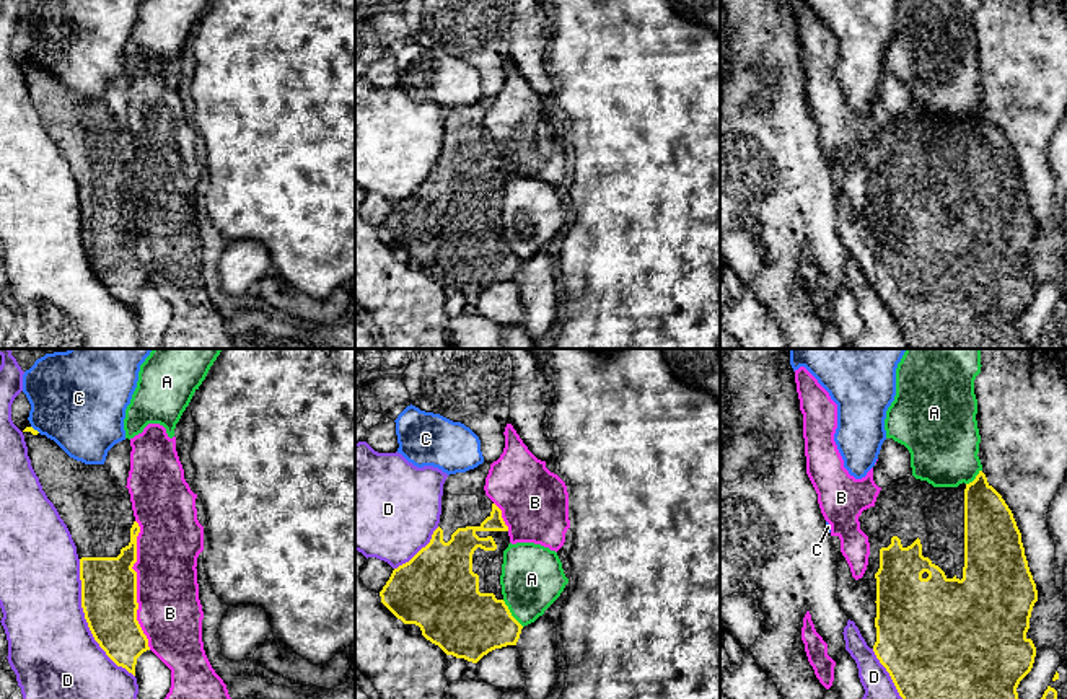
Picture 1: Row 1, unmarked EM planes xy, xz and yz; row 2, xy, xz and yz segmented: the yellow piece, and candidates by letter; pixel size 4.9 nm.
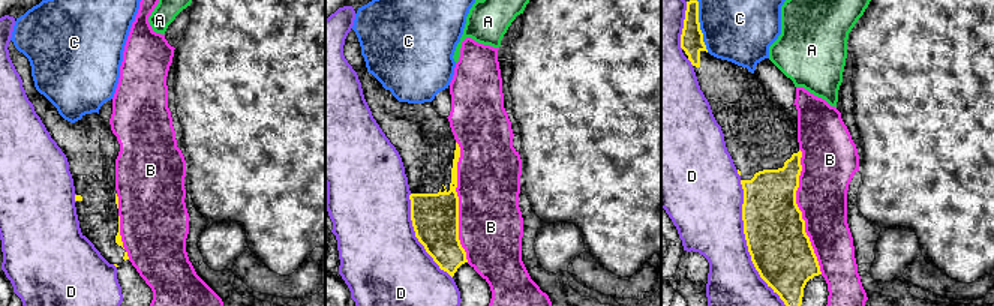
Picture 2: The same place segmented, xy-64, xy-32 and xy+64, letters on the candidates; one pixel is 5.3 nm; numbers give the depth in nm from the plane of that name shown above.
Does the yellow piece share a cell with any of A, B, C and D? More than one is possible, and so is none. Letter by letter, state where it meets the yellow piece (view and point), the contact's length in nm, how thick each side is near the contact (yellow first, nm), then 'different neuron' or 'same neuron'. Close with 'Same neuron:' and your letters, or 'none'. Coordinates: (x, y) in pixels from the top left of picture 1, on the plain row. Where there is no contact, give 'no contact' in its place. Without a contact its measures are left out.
A: contact xz (510, 248); length 170 nm; calibres 340 and 300 nm; different neuron
B: contact xy (136, 220); length 650 nm; calibres 280 and 320 nm; different neuron
C: contact xy (36, 65); length 60 nm; calibres 30 and 420 nm; different neuron
D: contact xy (87, 256); length 650 nm; calibres 280 and 440 nm; different neuron
Same neuron: none

